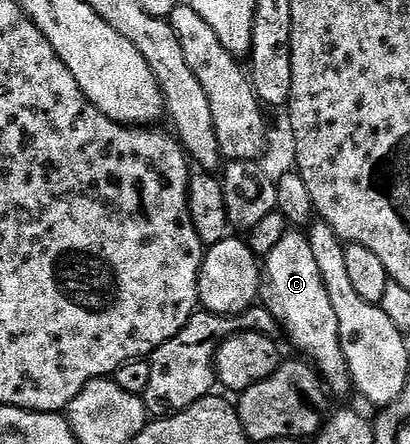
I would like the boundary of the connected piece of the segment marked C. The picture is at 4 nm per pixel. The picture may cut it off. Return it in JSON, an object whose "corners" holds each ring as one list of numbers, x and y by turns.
{"corners":[[290,229,279,244,264,255,260,267,259,302,271,312,271,316,275,316,278,327,298,350,294,351,308,359,313,369,321,375,328,393,350,393,349,369,339,344,339,322,335,320,335,308,331,308,331,296,327,296,327,288,323,288,323,276,319,276,319,264,315,264,308,237,300,229]]}

